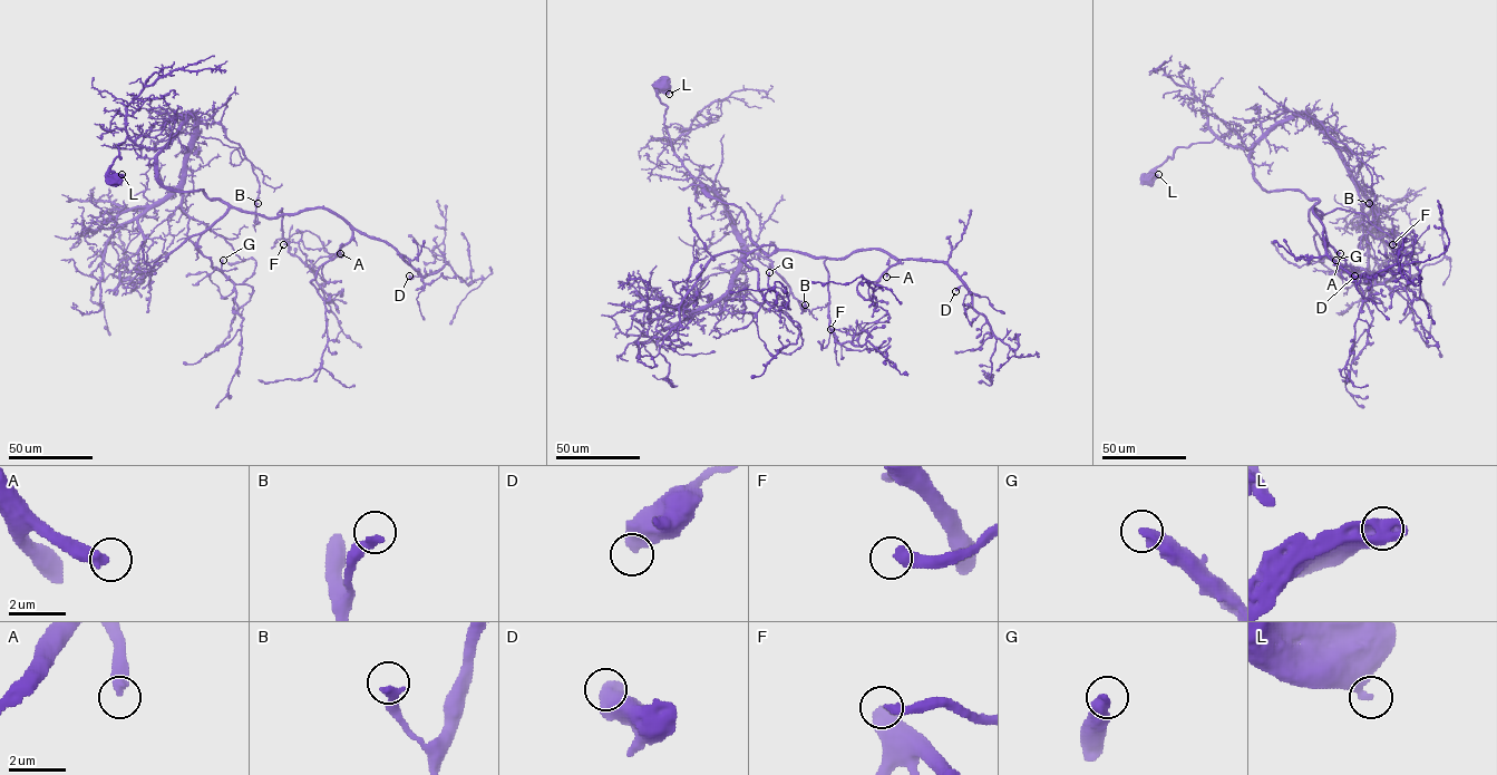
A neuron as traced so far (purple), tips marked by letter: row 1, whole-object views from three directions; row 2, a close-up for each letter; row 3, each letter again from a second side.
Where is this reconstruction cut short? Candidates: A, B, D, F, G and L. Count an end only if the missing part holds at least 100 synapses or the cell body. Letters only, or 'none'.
A, F

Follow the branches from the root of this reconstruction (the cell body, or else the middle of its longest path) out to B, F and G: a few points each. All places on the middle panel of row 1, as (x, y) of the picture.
B: (662, 84), (657, 96), (667, 107), (674, 155), (718, 197), (738, 241), (769, 260), (805, 304)
F: (662, 84), (681, 164), (741, 210), (767, 254), (826, 259), (837, 342), (871, 336), (830, 329)
G: (662, 84), (671, 149), (709, 195), (741, 210), (767, 254), (775, 246), (745, 259), (764, 296), (769, 272)

